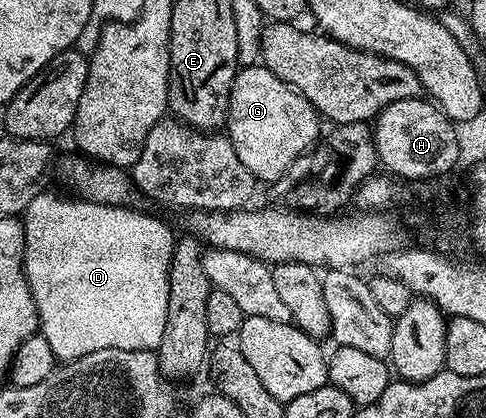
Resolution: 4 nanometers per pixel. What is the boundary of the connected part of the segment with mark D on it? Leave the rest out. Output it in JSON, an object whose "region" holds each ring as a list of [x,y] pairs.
{"region":[[[42,192],[31,200],[23,215],[25,228],[25,275],[27,284],[31,288],[31,296],[35,300],[37,309],[37,325],[39,333],[47,340],[54,359],[72,360],[82,358],[91,352],[99,352],[99,348],[127,348],[128,350],[156,351],[163,340],[163,328],[167,320],[167,296],[169,295],[169,261],[173,255],[175,234],[169,231],[165,222],[152,218],[149,214],[140,214],[134,208],[124,206],[104,206],[98,202],[72,200],[64,202],[57,194]]]}

